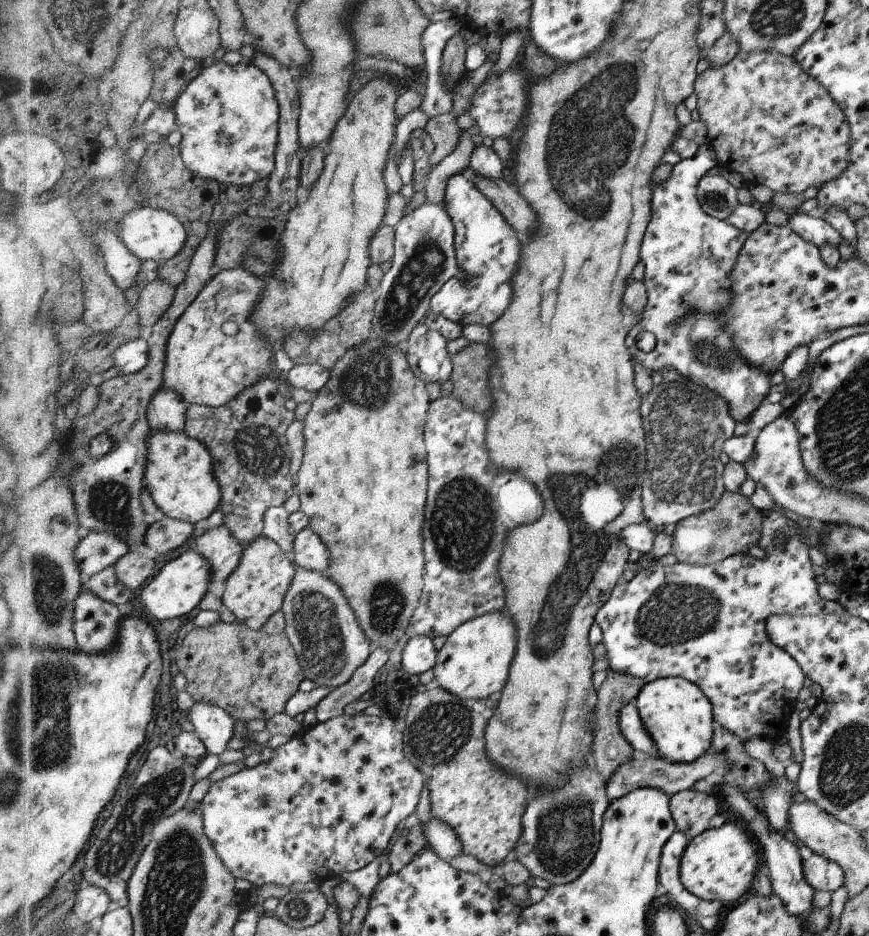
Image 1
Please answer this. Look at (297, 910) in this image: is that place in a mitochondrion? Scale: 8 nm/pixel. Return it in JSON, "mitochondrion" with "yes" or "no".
{"mitochondrion":"yes"}

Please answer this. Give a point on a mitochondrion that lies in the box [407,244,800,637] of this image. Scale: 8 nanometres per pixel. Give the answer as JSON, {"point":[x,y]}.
{"point":[687,425]}

